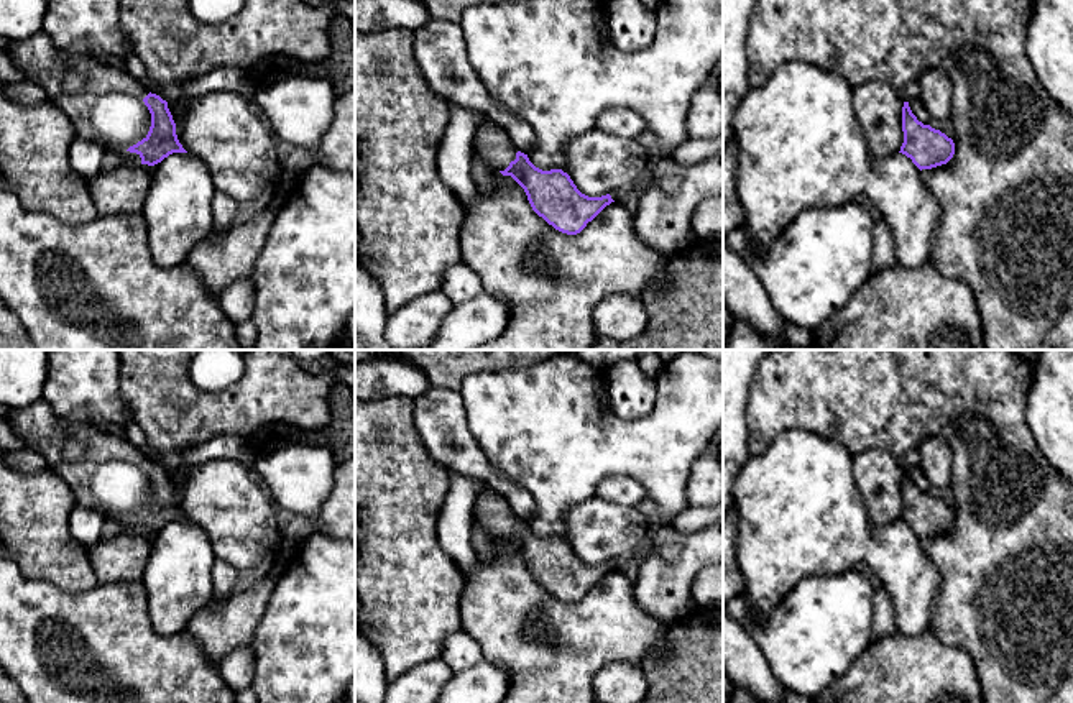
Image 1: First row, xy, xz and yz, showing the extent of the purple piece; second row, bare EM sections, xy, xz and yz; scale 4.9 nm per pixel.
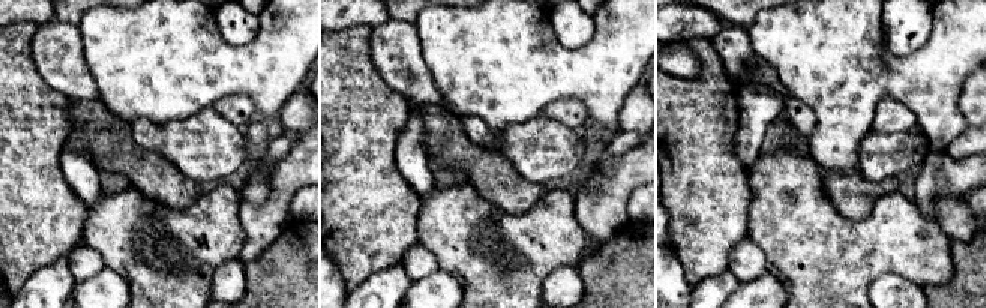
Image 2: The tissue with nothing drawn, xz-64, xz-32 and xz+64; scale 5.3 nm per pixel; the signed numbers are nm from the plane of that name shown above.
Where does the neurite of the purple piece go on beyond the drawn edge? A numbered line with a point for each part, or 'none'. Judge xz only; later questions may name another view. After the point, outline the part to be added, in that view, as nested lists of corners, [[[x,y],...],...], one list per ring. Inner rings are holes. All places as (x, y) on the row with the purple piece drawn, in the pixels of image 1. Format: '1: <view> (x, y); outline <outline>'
1: xz (492, 142); outline [[[485,117],[475,135],[475,154],[488,159],[493,171],[504,171],[516,153],[508,133]]]

